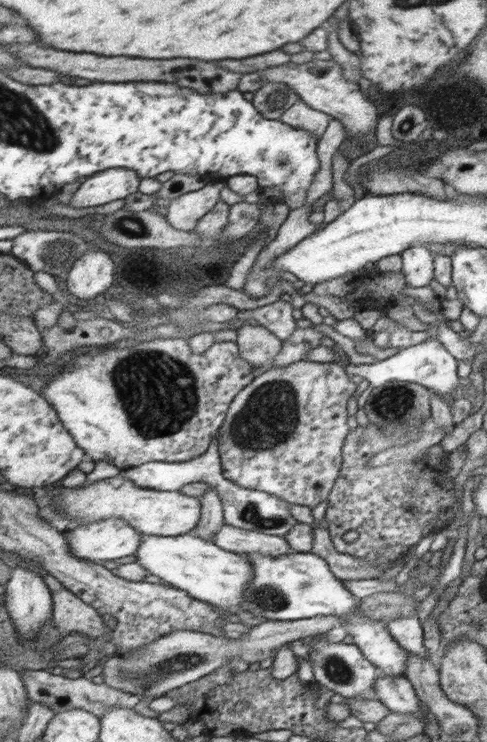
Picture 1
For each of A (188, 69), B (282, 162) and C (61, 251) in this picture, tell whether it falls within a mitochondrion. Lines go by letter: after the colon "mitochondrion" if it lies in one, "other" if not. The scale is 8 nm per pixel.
A: other
B: mitochondrion
C: mitochondrion

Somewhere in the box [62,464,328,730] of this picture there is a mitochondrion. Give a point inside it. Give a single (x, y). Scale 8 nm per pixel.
(179, 664)

